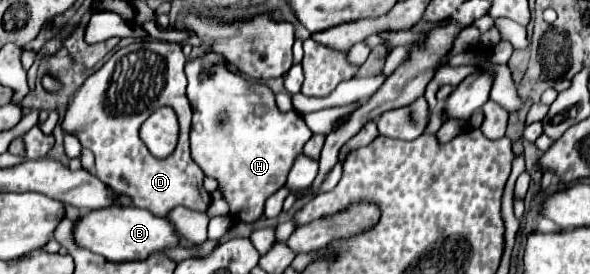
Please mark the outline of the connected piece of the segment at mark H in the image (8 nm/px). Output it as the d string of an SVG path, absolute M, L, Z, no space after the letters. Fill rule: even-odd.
M216 52L186 62L186 76L188 76L188 100L194 110L190 132L192 158L206 176L218 180L218 190L230 206L230 216L234 216L242 224L254 224L264 214L266 198L286 184L286 176L292 168L292 162L296 154L302 152L312 132L306 126L304 116L300 112L296 110L280 112L274 102L274 94L268 86L260 82L248 82L240 74L230 72L228 68L224 68L224 58Z

